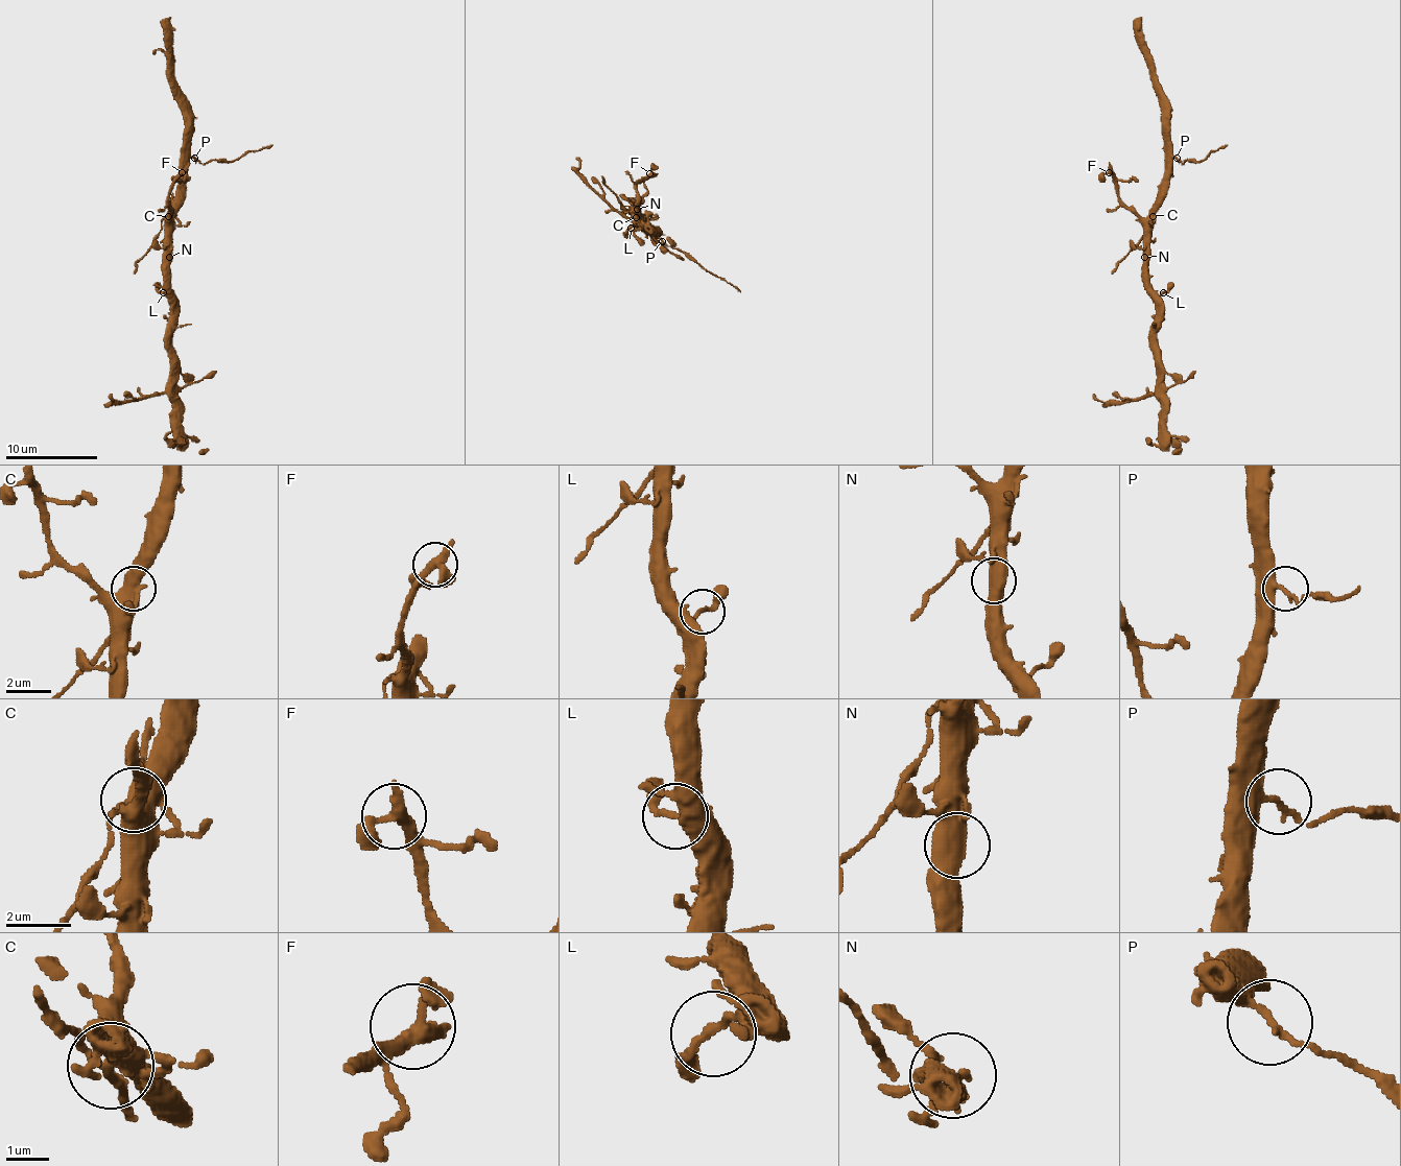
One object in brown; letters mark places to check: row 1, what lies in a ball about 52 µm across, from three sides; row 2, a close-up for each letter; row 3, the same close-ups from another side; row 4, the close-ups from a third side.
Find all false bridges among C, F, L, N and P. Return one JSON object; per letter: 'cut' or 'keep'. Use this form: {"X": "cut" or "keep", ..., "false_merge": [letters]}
{"C": "cut", "F": "keep", "L": "keep", "N": "keep", "P": "cut", "false_merge": ["C", "P"]}

